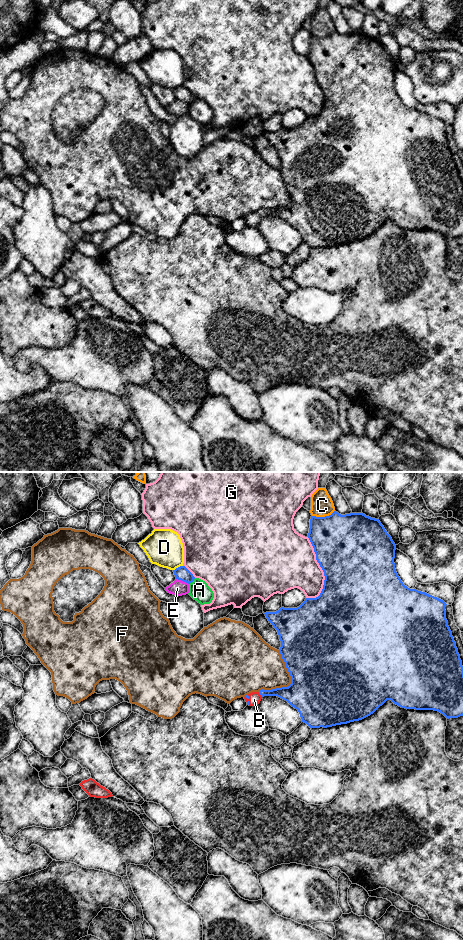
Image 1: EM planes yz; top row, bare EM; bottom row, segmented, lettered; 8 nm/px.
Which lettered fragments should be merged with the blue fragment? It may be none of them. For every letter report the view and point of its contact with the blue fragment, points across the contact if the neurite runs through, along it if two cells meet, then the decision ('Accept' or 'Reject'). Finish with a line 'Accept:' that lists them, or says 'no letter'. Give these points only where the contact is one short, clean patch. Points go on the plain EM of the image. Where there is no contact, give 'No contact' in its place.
A: Touches blue at yz (192, 101). Reject
B: Touches blue at yz (260, 214). Path across: yz (291, 214), (260, 214), (254, 219). Accept
C: Touches blue at yz (323, 37). Reject
D: Touches blue at yz (178, 87). Reject
E: Touches blue at yz (182, 100). Reject
F: Touches blue at yz (291, 203). Reject
G: Touches blue at yz (321, 87). Reject
Accept: B

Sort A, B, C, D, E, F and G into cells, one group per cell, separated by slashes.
A / B / C / D / E / F / G

